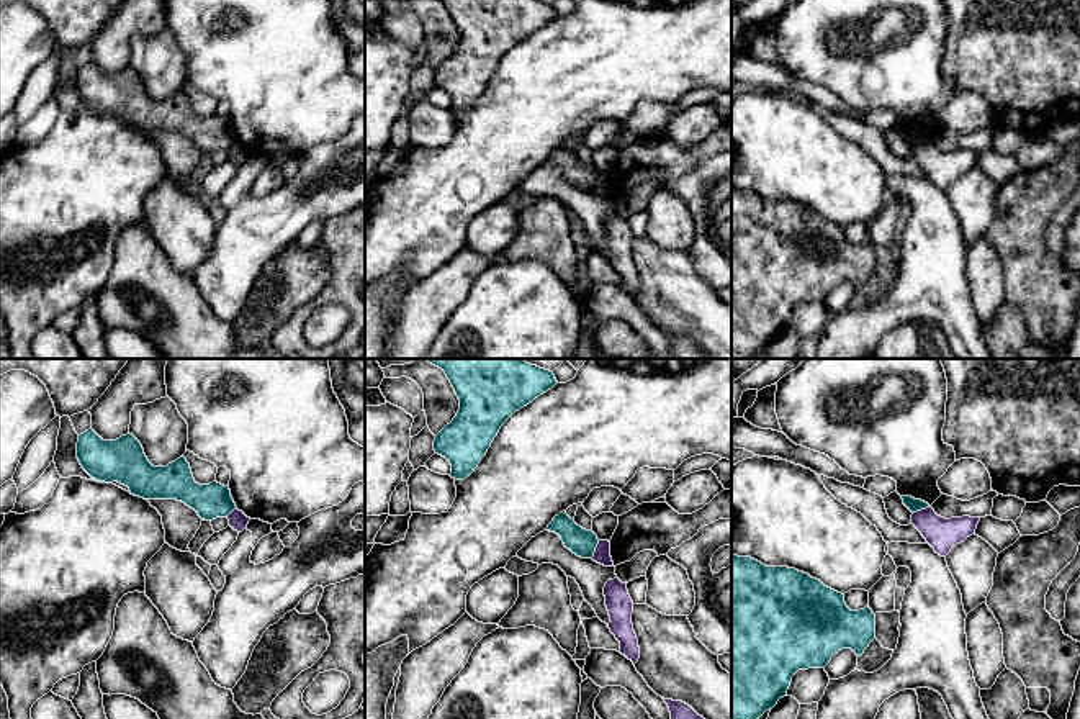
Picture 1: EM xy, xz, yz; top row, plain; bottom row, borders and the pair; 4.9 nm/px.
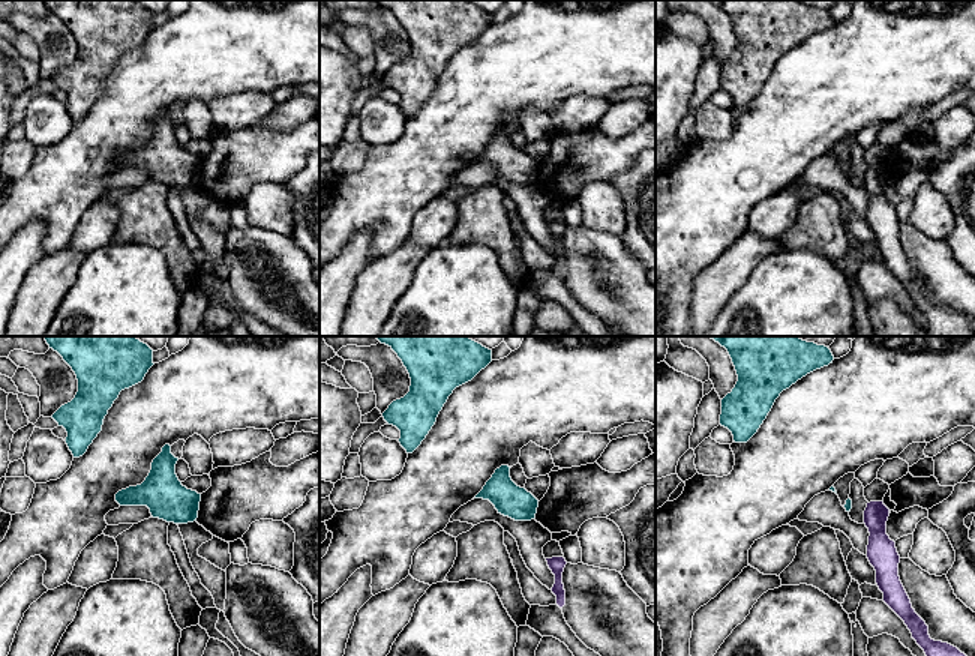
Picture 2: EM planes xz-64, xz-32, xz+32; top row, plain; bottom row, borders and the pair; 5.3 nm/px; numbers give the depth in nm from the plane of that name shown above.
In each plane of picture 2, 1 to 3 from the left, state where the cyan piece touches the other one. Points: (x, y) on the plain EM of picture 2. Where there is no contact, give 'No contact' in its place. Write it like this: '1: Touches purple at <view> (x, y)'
1: No contact
2: No contact
3: No contact

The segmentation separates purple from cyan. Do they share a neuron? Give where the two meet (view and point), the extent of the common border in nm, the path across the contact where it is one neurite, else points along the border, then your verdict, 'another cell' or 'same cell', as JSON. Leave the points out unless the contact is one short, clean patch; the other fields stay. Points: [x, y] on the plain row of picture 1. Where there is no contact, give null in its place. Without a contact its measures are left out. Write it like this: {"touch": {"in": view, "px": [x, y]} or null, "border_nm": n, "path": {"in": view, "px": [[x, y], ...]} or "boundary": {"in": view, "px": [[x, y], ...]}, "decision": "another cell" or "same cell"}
{"touch": {"in": "xz", "px": [596, 182]}, "border_nm": 100, "boundary": {"in": "xz", "px": [[599, 174], [591, 190]]}, "decision": "another cell"}

